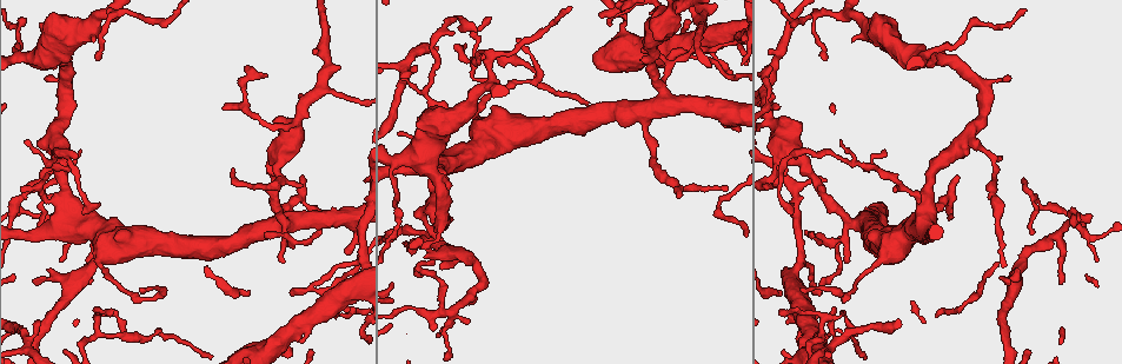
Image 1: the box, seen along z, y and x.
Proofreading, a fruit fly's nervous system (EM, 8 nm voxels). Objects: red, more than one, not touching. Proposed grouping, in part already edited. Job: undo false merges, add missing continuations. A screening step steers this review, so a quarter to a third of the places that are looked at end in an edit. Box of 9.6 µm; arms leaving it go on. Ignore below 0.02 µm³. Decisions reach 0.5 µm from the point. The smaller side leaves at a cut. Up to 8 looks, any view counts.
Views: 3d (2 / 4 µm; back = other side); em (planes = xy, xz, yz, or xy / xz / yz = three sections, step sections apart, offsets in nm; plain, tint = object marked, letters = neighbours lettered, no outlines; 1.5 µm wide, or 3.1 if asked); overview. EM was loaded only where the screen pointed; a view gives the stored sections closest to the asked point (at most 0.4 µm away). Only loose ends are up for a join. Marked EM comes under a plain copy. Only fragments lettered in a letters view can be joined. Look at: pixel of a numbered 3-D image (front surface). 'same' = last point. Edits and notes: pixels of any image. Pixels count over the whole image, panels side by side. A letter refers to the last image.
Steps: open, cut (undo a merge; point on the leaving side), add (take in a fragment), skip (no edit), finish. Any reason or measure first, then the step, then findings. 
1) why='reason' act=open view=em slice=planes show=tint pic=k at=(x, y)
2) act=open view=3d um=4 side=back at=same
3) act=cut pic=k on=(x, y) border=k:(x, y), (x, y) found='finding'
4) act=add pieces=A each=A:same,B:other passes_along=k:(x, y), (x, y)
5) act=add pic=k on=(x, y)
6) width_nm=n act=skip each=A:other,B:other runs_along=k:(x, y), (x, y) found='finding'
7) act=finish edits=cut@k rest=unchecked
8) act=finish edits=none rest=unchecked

why='branch stops here' act=open view=em slice=planes show=letters pic=1 at=(409, 247)

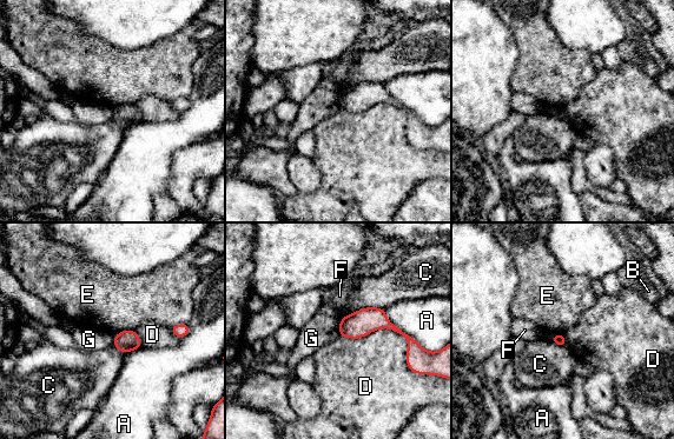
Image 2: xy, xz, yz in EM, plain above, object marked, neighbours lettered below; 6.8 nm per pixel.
act=skip each=A:other,B:other,C:other,D:other,E:other,F:other,G:other border=2:(112, 338), (113, 345) found='no lettered fragment goes on from it'

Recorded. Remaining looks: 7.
why='branch stops here' act=open view=3d um=4 pic=1 at=(780, 311)

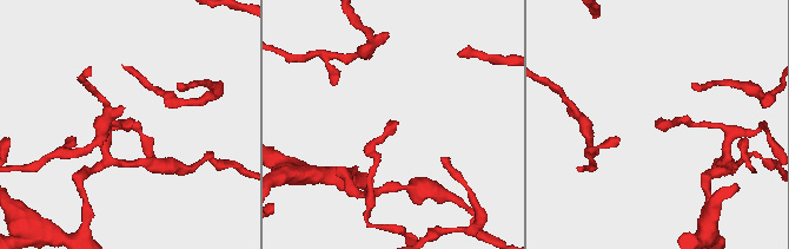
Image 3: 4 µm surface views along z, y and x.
why='now the EM' act=open view=em slice=yz step=8 show=tint pic=3 at=(396, 122)

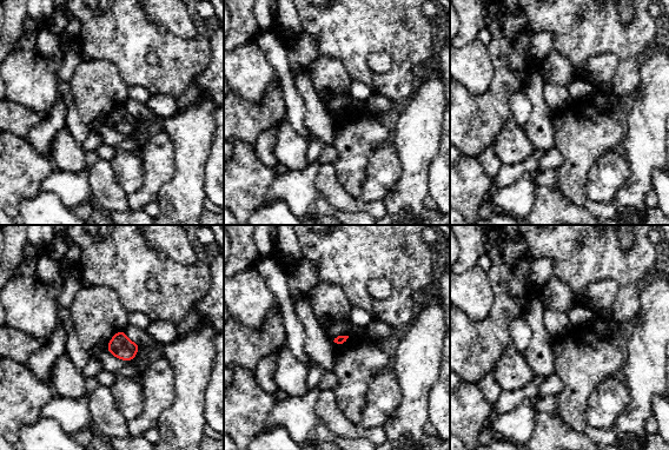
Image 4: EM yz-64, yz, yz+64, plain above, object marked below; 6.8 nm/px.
act=open view=em slice=planes show=letters at=same

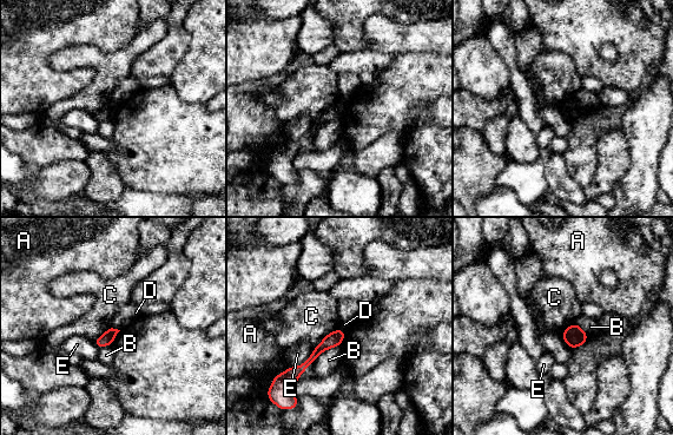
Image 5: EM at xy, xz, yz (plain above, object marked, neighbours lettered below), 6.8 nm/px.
act=skip each=A:other,B:other,C:other,D:other,E:other found='no lettered fragment goes on from it'

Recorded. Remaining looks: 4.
why='free end' act=open view=em slice=xy step=4 show=letters pic=1 at=(416, 71)

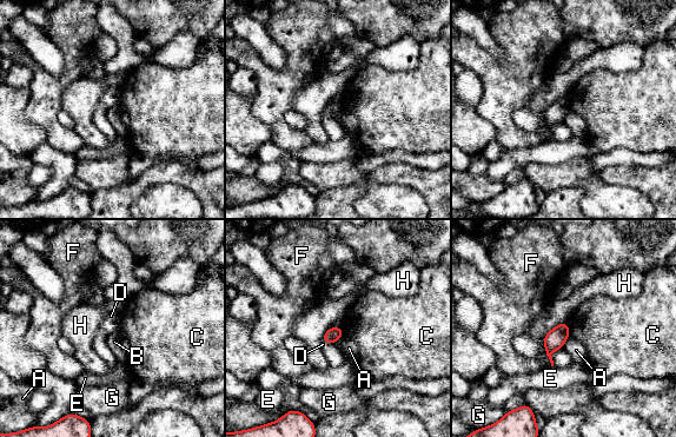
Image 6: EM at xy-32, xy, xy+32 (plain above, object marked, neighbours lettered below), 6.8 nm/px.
act=skip each=A:other,B:other,C:other,D:other,E:other,F:other,G:other,H:other found='none of them fits'

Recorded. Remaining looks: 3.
act=finish edits=none rest=unchecked

